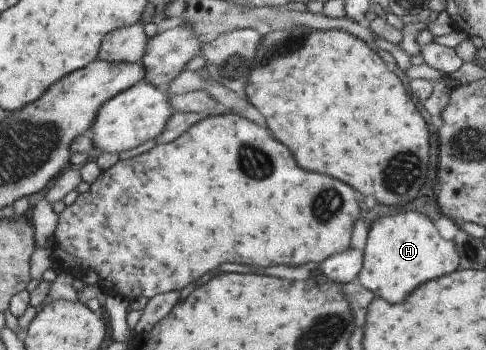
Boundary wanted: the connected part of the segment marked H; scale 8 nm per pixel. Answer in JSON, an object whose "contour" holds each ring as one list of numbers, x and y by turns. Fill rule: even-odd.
{"contour":[[400,212,378,218,368,229,367,236,361,250,361,269,355,282,390,304,404,300,406,294,422,282,458,269,459,256,455,244,452,240,442,239,422,214]]}

